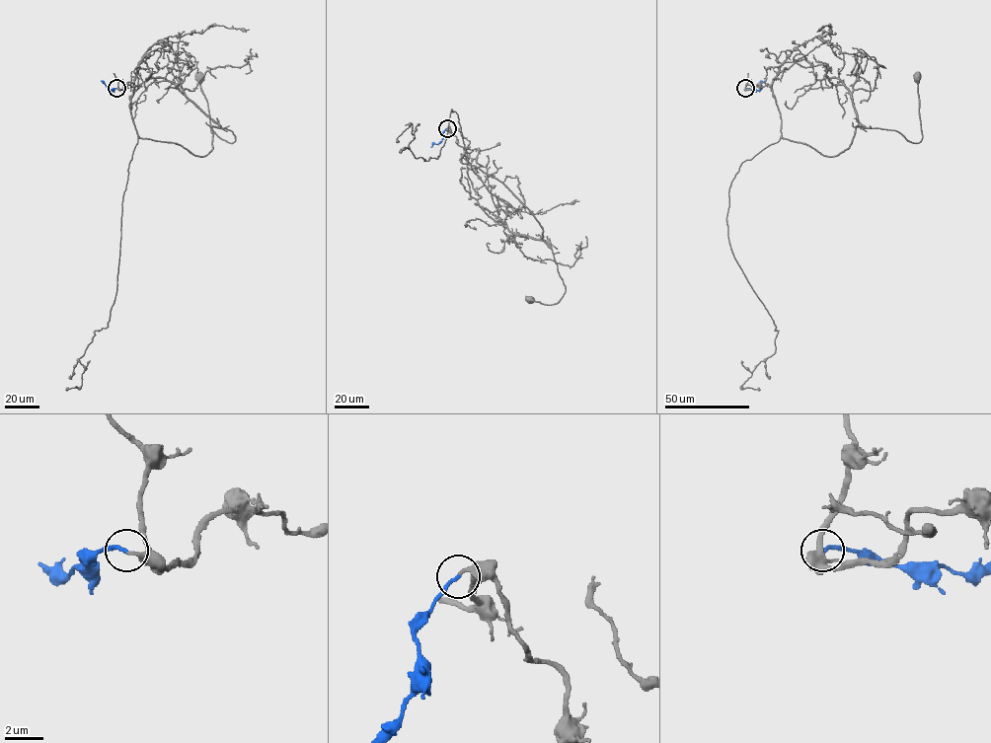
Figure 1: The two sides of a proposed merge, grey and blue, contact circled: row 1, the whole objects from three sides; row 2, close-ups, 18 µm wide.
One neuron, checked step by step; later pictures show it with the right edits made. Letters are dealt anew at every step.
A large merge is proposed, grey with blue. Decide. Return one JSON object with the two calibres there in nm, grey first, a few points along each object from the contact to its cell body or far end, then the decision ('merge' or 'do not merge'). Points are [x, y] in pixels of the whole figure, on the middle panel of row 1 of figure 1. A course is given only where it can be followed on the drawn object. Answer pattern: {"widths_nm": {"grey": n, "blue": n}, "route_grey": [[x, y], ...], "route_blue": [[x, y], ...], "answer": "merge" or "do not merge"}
{"widths_nm": {"grey": 220, "blue": 190}, "route_grey": [[446, 127], [464, 151], [478, 205], [512, 233], [550, 245], [566, 290], [556, 303], [531, 299]], "route_blue": [[446, 128], [443, 138], [431, 147]], "answer": "merge"}

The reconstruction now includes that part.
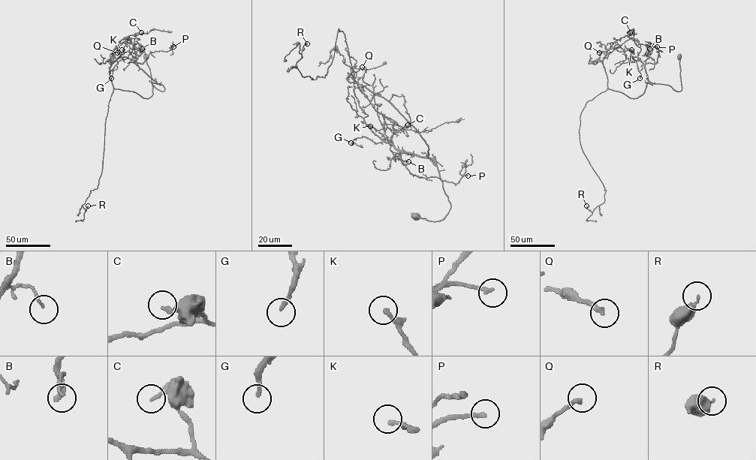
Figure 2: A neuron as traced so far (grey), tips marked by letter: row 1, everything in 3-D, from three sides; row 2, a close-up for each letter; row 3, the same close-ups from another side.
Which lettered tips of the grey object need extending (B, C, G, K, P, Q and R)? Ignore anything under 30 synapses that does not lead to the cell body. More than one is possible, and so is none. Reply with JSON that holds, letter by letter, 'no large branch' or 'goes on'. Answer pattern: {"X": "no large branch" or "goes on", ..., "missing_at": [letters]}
{"B": "no large branch", "C": "no large branch", "G": "no large branch", "K": "no large branch", "P": "no large branch", "Q": "no large branch", "R": "no large branch", "missing_at": []}

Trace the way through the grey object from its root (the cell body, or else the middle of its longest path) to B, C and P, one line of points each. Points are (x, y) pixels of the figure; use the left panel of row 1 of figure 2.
B: (146, 57), (152, 83), (164, 91), (163, 85), (154, 80), (138, 65), (135, 56), (137, 51), (142, 49)
C: (146, 57), (152, 83), (164, 91), (162, 85), (128, 57), (133, 44), (128, 38), (141, 32)
P: (146, 57), (152, 83), (164, 91), (163, 85), (137, 64), (143, 64), (151, 52), (168, 51), (173, 46)

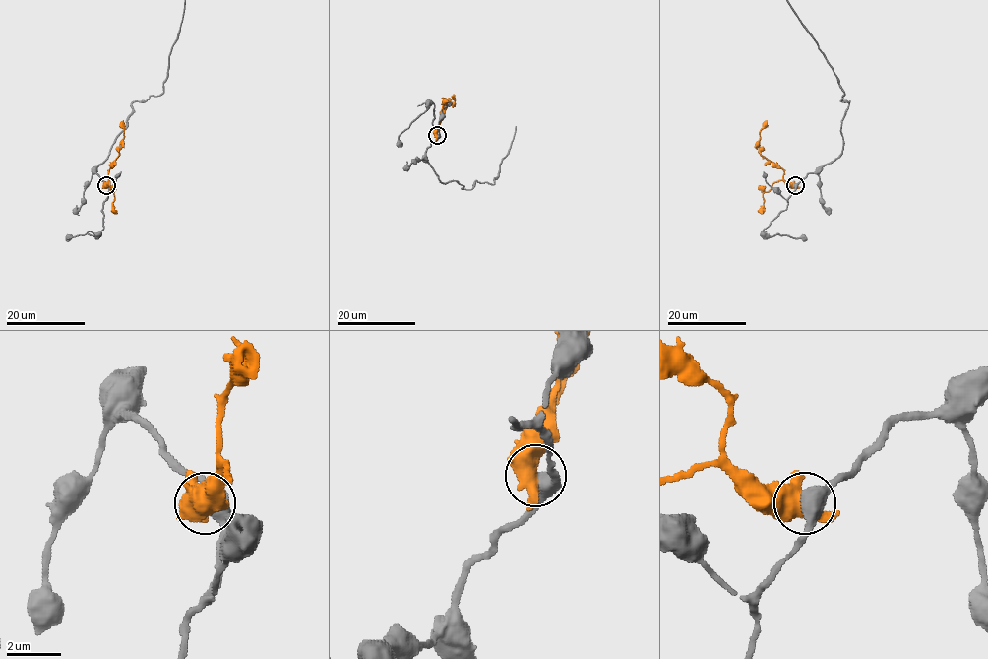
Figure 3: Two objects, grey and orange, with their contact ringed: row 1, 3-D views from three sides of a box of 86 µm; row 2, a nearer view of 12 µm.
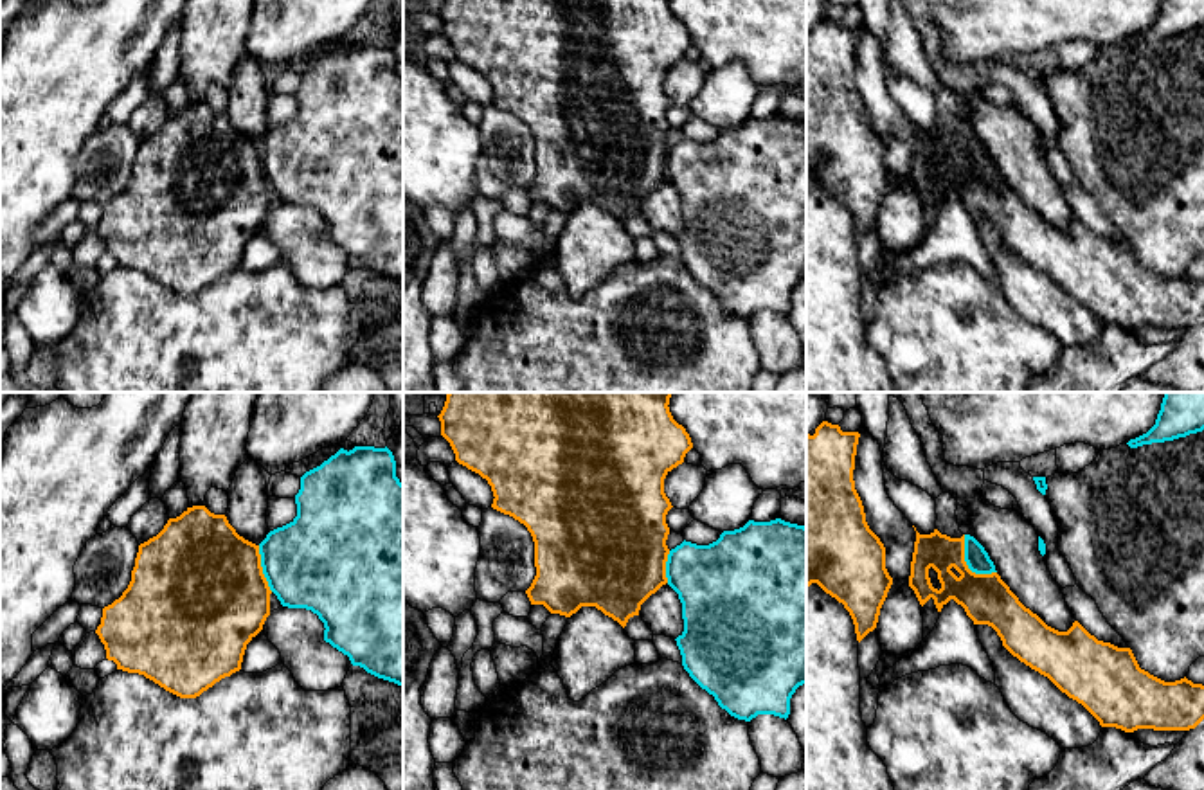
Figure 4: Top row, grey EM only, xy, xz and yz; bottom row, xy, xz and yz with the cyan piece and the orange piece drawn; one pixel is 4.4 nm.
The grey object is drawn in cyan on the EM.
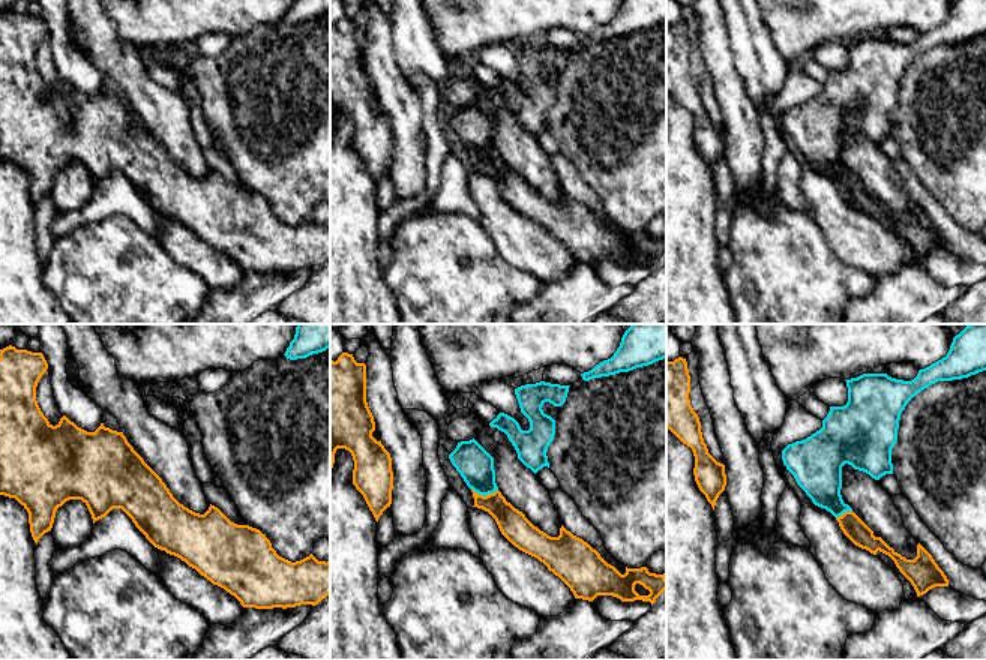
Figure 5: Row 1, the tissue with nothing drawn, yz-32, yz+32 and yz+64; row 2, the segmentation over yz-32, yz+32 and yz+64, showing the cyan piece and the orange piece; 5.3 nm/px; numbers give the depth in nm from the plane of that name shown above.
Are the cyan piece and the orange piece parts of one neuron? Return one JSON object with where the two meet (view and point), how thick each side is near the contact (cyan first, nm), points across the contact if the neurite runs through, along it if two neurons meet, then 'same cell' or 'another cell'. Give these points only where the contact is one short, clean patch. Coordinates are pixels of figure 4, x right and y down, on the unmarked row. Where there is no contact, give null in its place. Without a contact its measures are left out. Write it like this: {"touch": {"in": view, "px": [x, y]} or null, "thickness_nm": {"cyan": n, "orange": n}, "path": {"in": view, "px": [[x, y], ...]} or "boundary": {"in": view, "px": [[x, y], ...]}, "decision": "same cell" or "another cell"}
{"touch": {"in": "yz", "px": [967, 161]}, "thickness_nm": {"cyan": 110, "orange": 220}, "decision": "another cell"}

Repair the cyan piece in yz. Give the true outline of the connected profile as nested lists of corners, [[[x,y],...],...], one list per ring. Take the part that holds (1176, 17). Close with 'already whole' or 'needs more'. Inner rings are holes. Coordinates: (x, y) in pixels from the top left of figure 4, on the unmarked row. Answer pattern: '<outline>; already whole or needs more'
[[[1161,0],[1155,22],[1127,41],[1137,45],[1173,38],[1204,27],[1204,0]]]; already whole

